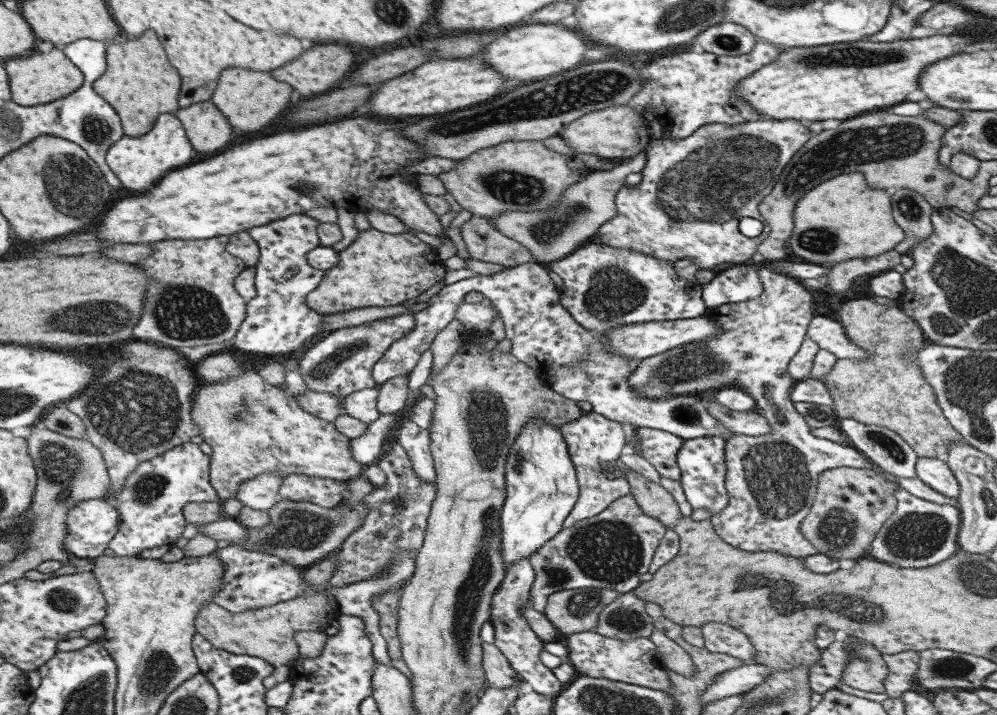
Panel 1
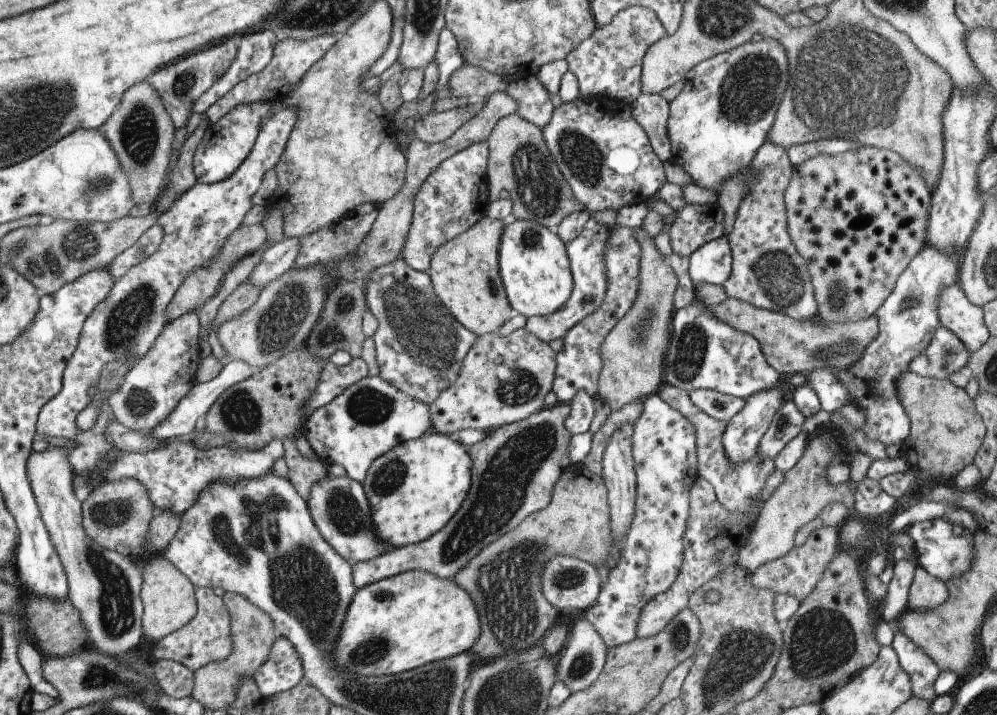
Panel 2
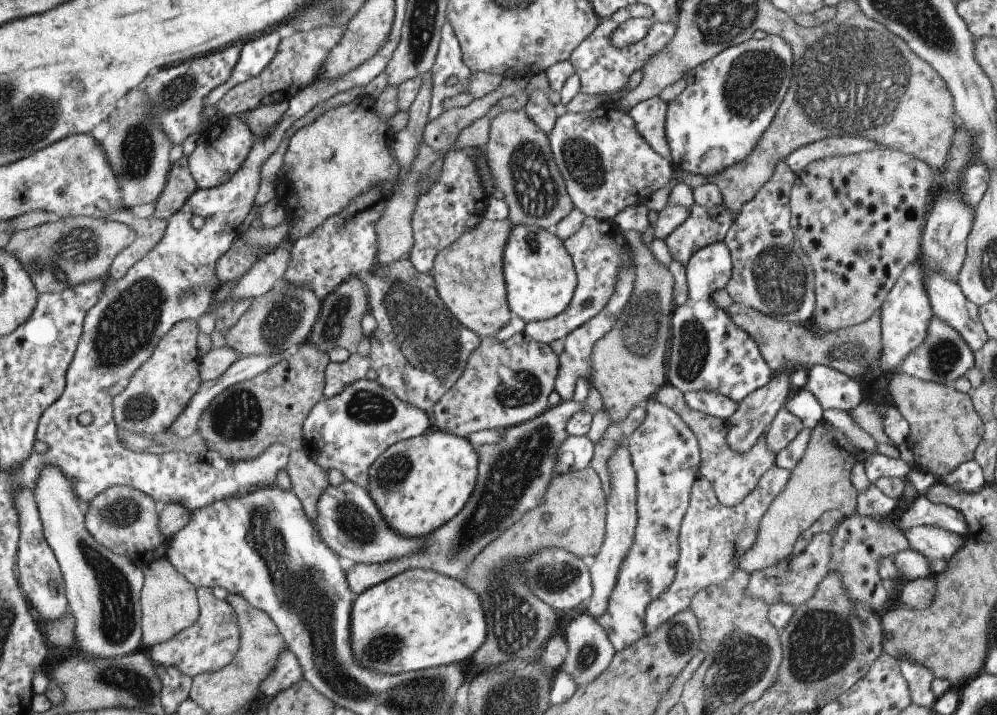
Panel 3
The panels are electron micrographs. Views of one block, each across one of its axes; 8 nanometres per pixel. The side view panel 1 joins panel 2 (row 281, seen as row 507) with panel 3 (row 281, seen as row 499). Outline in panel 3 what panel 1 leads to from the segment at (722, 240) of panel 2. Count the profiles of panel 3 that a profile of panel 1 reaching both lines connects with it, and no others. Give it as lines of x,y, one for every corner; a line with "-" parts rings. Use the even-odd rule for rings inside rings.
724,241
716,242
700,248
686,264
688,282
688,302
684,306
674,307
670,319
670,345
667,358
667,382
681,390
716,392
732,397
732,402
746,398
754,391
766,386
773,377
774,372
762,356
754,338
750,338
743,330
730,320
730,316
712,301
712,292
725,288
732,272
732,258
728,246

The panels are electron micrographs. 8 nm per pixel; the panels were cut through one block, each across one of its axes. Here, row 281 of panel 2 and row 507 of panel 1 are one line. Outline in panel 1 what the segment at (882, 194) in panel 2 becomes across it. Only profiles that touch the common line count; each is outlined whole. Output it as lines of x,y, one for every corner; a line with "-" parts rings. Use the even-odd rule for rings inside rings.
849,467
825,471
820,474
818,479
815,501
810,512
802,519
799,527
800,533
808,543
816,546
818,554
826,554
832,560
844,560
844,558
854,560
866,557
870,551
870,544
896,510
898,501
896,501
894,492
900,486
886,481
886,479
882,478
882,475
875,471

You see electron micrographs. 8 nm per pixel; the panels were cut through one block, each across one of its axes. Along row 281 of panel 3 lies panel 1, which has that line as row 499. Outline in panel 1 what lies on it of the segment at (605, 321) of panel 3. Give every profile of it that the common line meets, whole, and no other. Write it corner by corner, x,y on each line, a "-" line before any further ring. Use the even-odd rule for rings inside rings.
632,494
617,498
600,514
576,522
529,557
535,572
530,588
532,607
544,612
548,595
566,589
606,588
621,594
633,591
640,576
658,556
661,540
668,530
657,518
644,514

